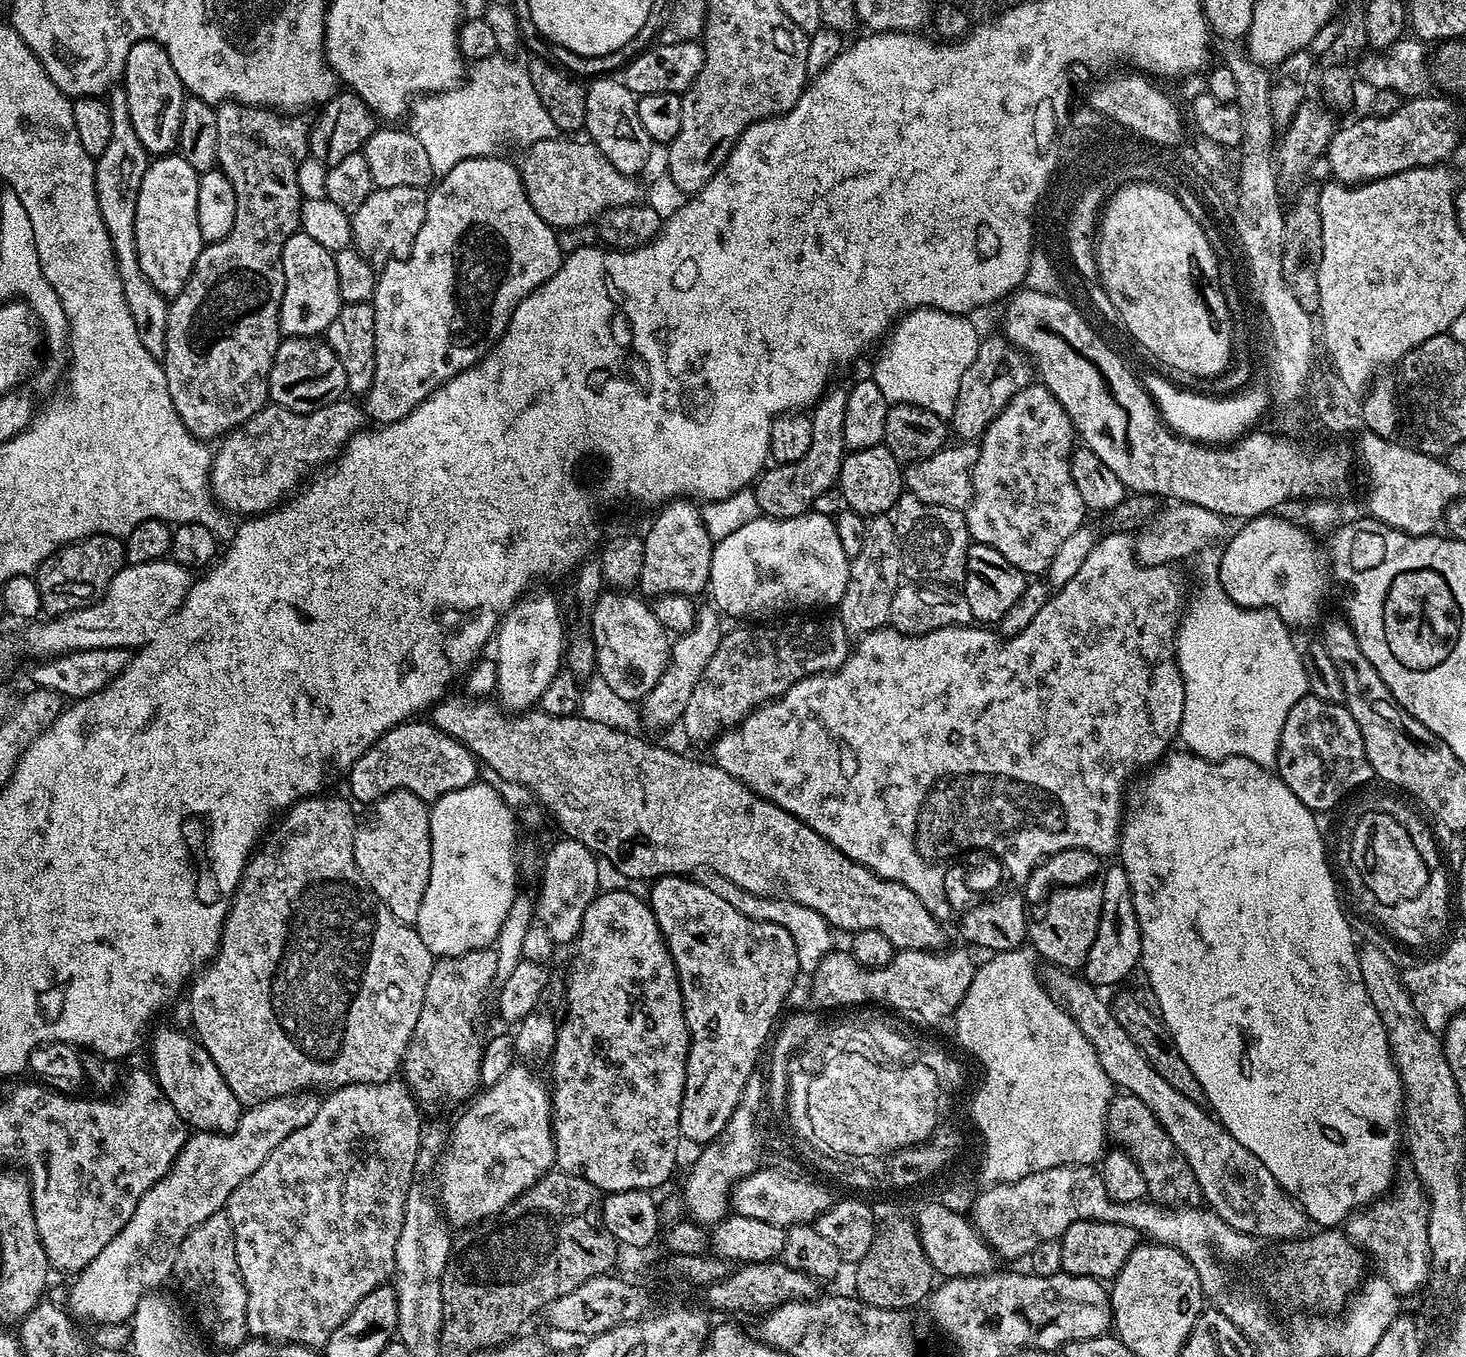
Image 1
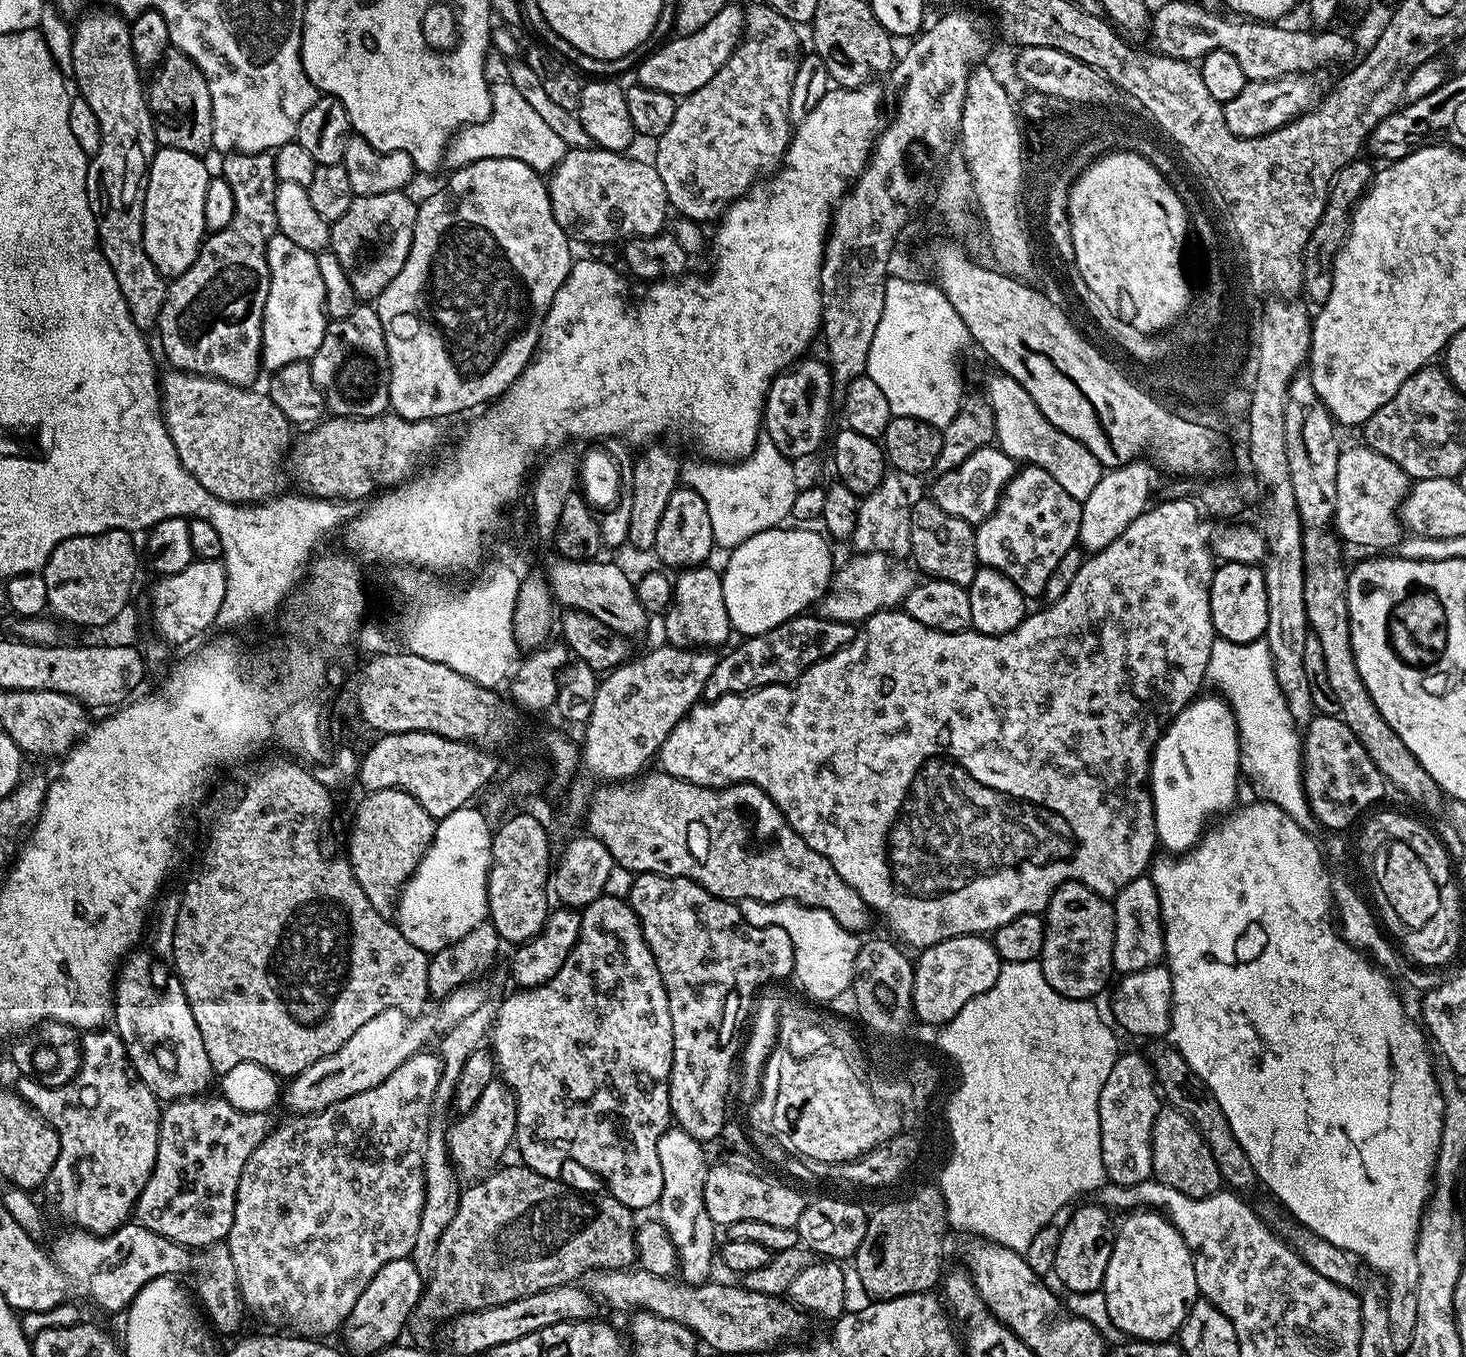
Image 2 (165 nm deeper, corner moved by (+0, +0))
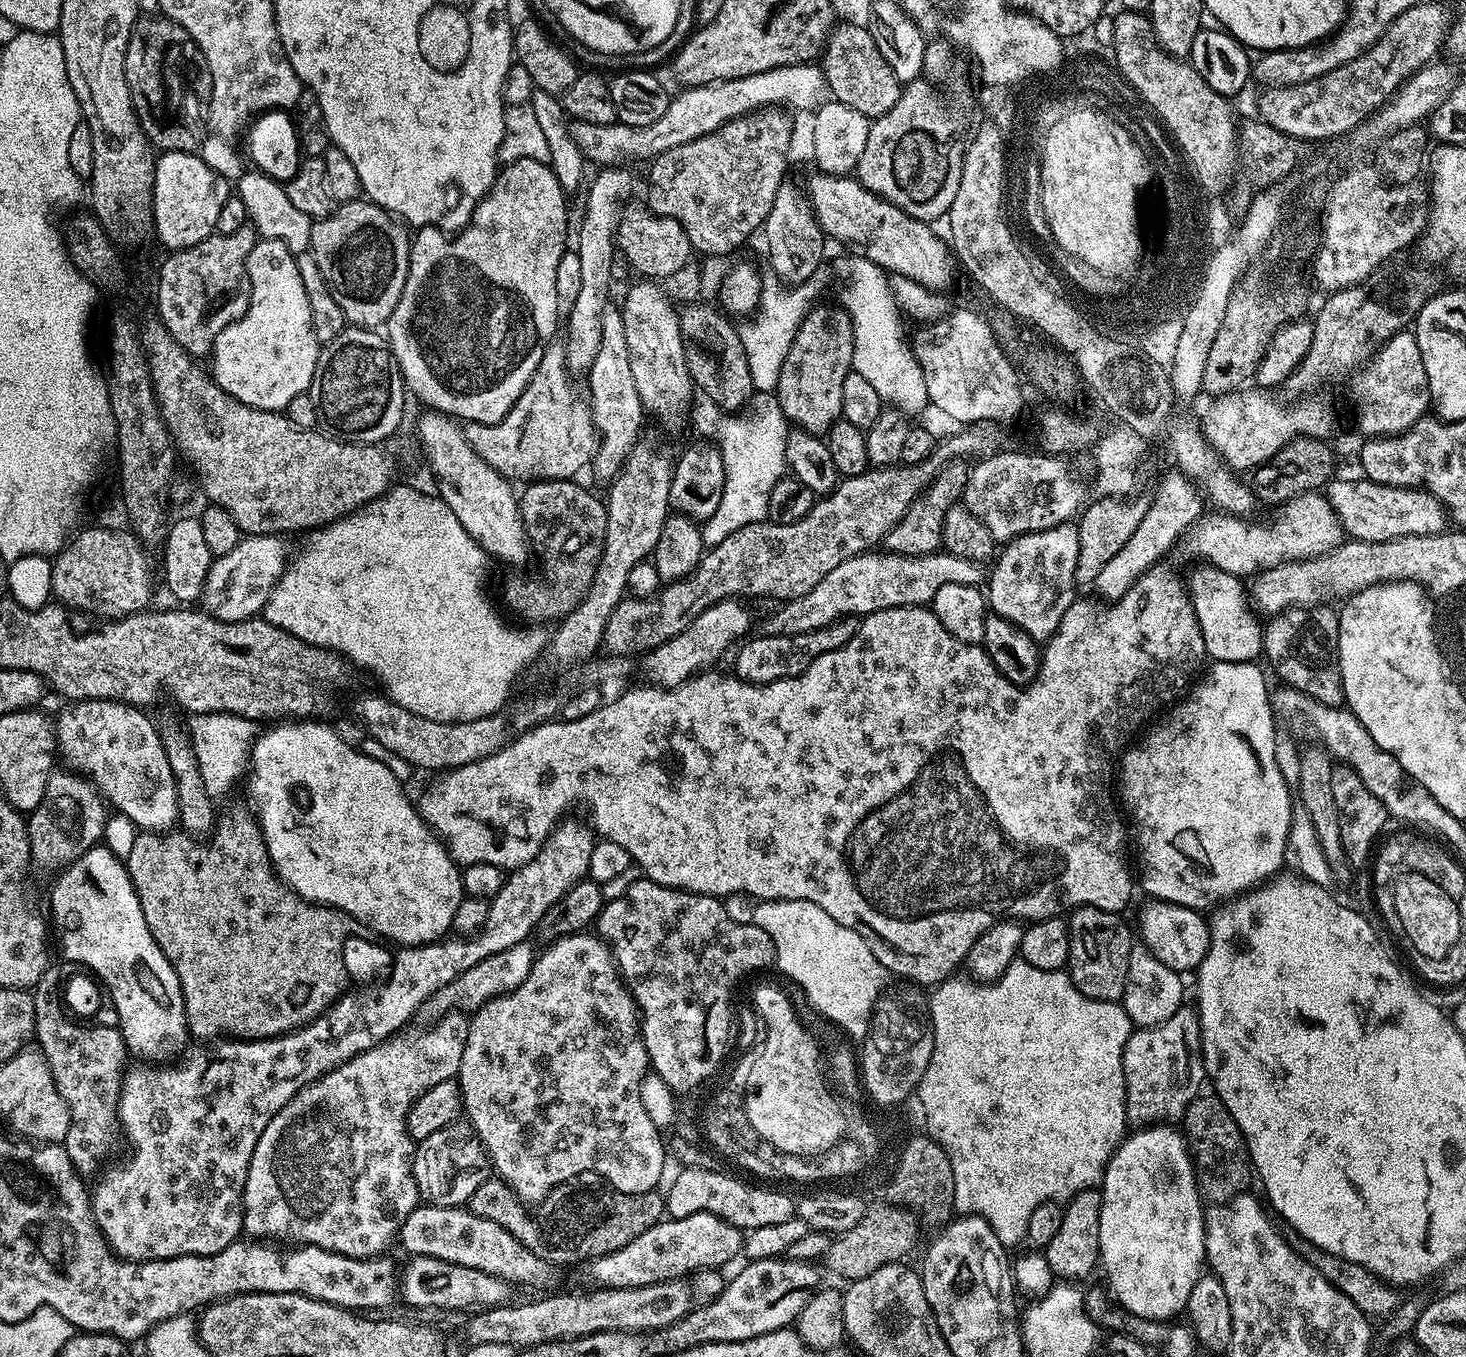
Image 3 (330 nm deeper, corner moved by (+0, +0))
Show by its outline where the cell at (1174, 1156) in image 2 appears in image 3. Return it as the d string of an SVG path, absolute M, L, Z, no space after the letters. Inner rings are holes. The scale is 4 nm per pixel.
M1201 1094L1186 1106L1182 1117L1182 1135L1188 1145L1188 1156L1192 1159L1192 1169L1196 1172L1196 1186L1205 1201L1225 1204L1235 1196L1249 1191L1248 1183L1253 1183L1254 1169L1238 1122L1230 1118L1230 1110L1214 1094Z

